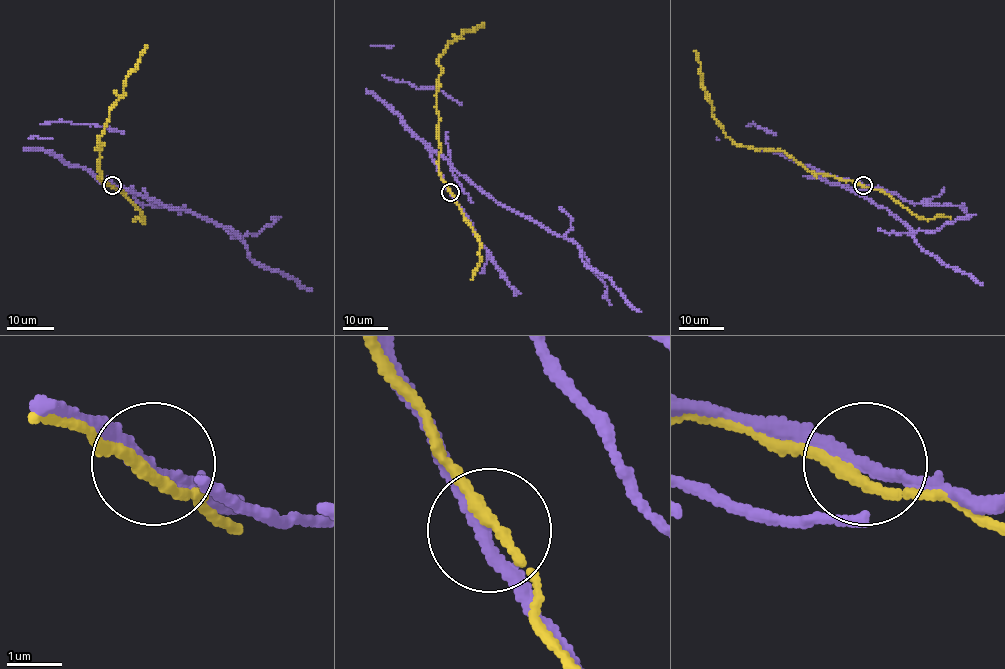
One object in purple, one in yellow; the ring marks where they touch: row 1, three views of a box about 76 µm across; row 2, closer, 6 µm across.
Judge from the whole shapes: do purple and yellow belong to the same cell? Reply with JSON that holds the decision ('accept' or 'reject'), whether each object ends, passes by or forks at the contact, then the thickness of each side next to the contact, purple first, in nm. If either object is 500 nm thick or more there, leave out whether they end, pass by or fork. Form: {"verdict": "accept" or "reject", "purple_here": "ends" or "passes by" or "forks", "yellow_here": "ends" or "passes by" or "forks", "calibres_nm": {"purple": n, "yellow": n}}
{"verdict": "reject", "purple_here": "passes by", "yellow_here": "passes by", "calibres_nm": {"purple": 240, "yellow": 200}}

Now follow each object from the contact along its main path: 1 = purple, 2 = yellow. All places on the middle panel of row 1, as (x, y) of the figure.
1: (451, 192), (429, 146), (497, 202), (578, 246), (587, 265), (604, 274), (640, 312)
2: (451, 192), (438, 166), (436, 93), (441, 68), (437, 61), (448, 41), (483, 23)

